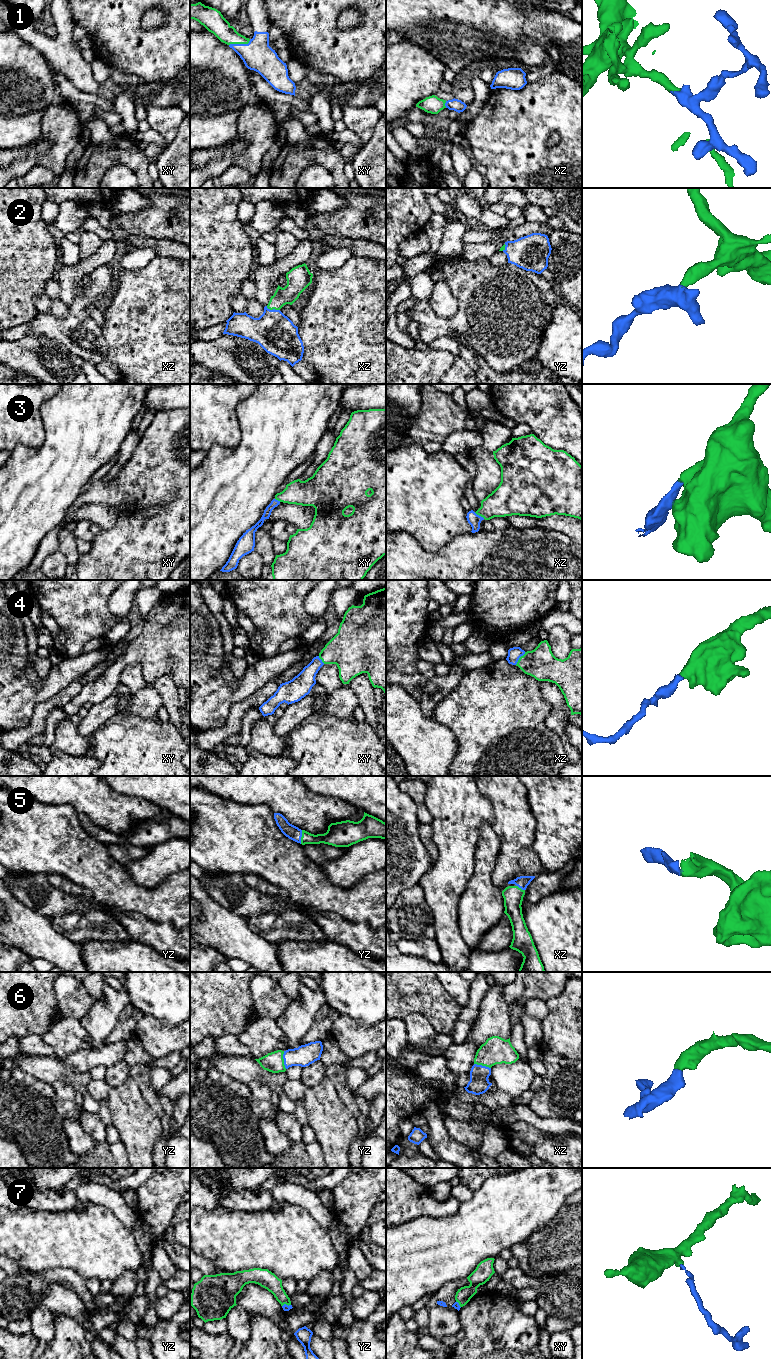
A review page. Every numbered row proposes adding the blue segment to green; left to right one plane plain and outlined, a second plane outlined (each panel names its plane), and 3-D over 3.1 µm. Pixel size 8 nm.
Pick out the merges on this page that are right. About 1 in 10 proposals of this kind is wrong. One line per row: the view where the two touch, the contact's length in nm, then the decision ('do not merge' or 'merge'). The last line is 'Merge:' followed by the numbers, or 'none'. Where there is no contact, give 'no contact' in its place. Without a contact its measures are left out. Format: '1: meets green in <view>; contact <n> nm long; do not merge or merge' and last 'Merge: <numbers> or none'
1: meets green in xy; contact 180 nm long; merge
2: meets green in xz; contact 120 nm long; merge
3: meets green in xz; contact 100 nm long; merge
4: meets green in xz; contact 130 nm long; merge
5: meets green in yz; contact 110 nm long; merge
6: meets green in yz; contact 150 nm long; merge
7: meets green in yz; contact 70 nm long; merge
Merge: 1, 2, 3, 4, 5, 6, 7

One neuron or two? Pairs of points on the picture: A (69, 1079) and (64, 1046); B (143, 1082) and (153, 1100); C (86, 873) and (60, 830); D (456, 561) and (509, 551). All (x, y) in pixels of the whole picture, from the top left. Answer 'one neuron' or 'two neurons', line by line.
A: two neurons
B: one neuron
C: one neuron
D: one neuron

